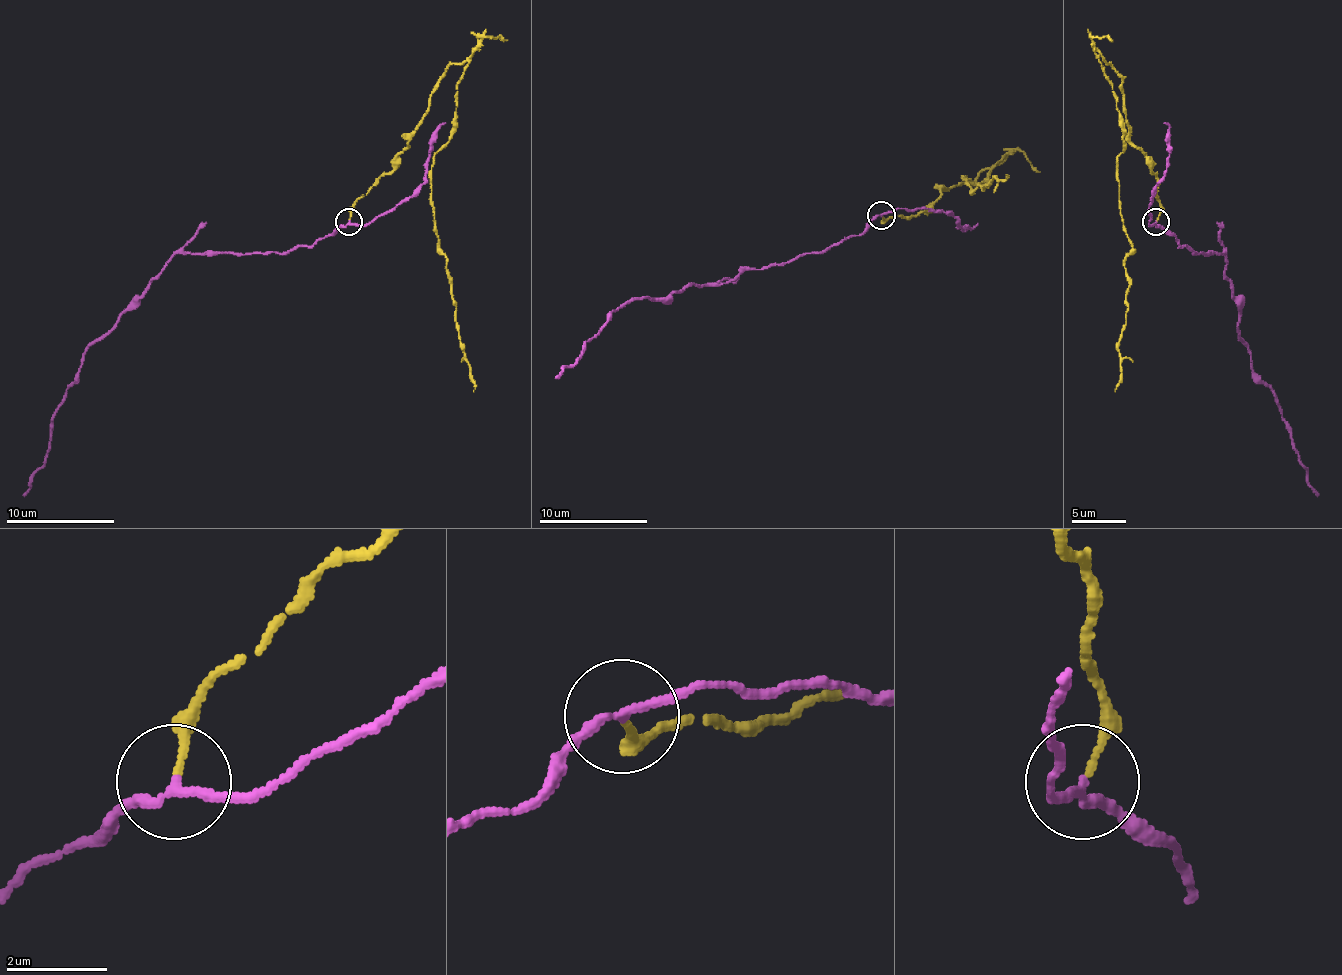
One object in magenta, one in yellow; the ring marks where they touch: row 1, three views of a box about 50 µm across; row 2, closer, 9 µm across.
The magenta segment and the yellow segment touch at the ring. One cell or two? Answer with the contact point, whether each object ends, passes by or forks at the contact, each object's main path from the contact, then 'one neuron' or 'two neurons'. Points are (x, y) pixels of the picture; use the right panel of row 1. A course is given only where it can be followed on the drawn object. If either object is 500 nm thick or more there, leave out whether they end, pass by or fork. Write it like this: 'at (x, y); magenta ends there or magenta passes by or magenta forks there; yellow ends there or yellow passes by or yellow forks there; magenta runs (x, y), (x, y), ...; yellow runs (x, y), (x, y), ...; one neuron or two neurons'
at (1155, 222); magenta passes by; yellow ends there; magenta runs (1156, 221), (1194, 254), (1224, 254), (1238, 338), (1319, 495); yellow runs (1156, 221), (1156, 175), (1129, 140), (1110, 64), (1124, 151), (1118, 208), (1132, 251), (1115, 392); two neurons

